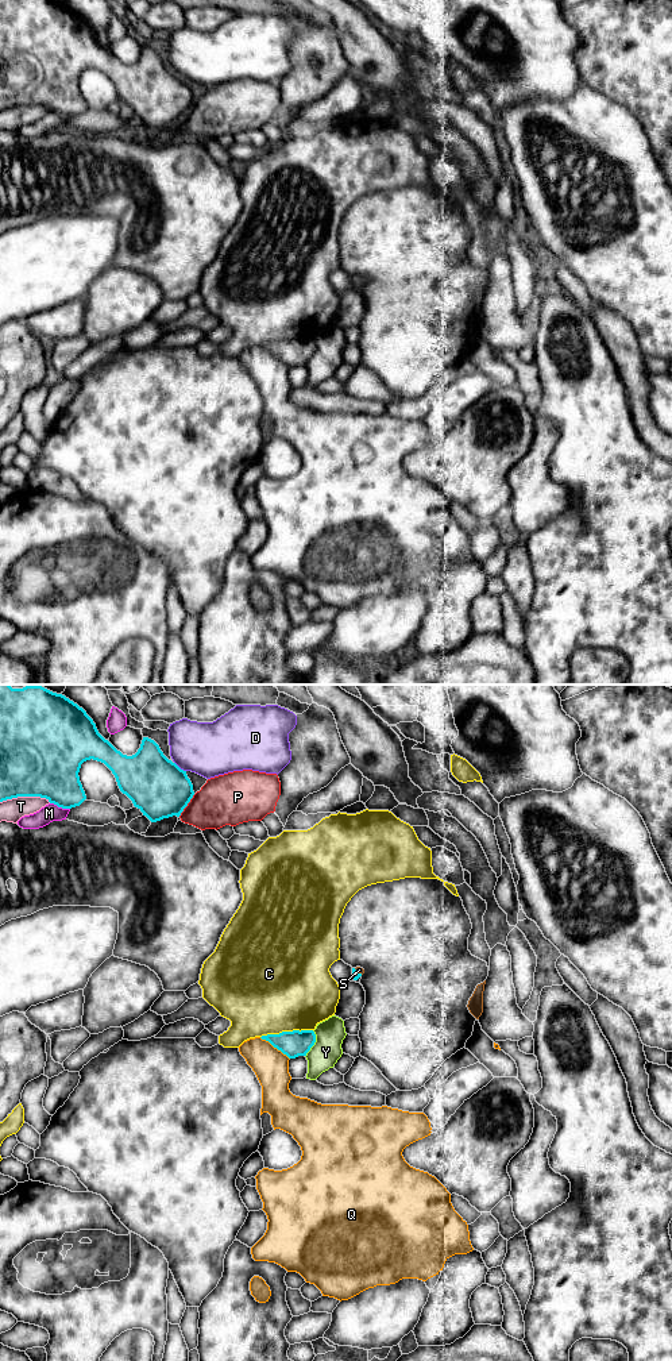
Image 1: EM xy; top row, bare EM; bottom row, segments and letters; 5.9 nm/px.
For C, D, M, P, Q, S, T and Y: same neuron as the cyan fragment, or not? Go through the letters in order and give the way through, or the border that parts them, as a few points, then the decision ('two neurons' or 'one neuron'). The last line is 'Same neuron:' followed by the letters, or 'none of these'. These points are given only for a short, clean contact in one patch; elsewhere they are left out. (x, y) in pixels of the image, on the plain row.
C: two neurons
D: two neurons
M: two neurons
P: two neurons
Q: two neurons
S: runs through xy (355, 282), (356, 280), (359, 278); one neuron
T: two neurons
Y: two neurons
Same neuron: S

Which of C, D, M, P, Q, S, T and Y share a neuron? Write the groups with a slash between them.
C / D / M / P / Q / S / T / Y

